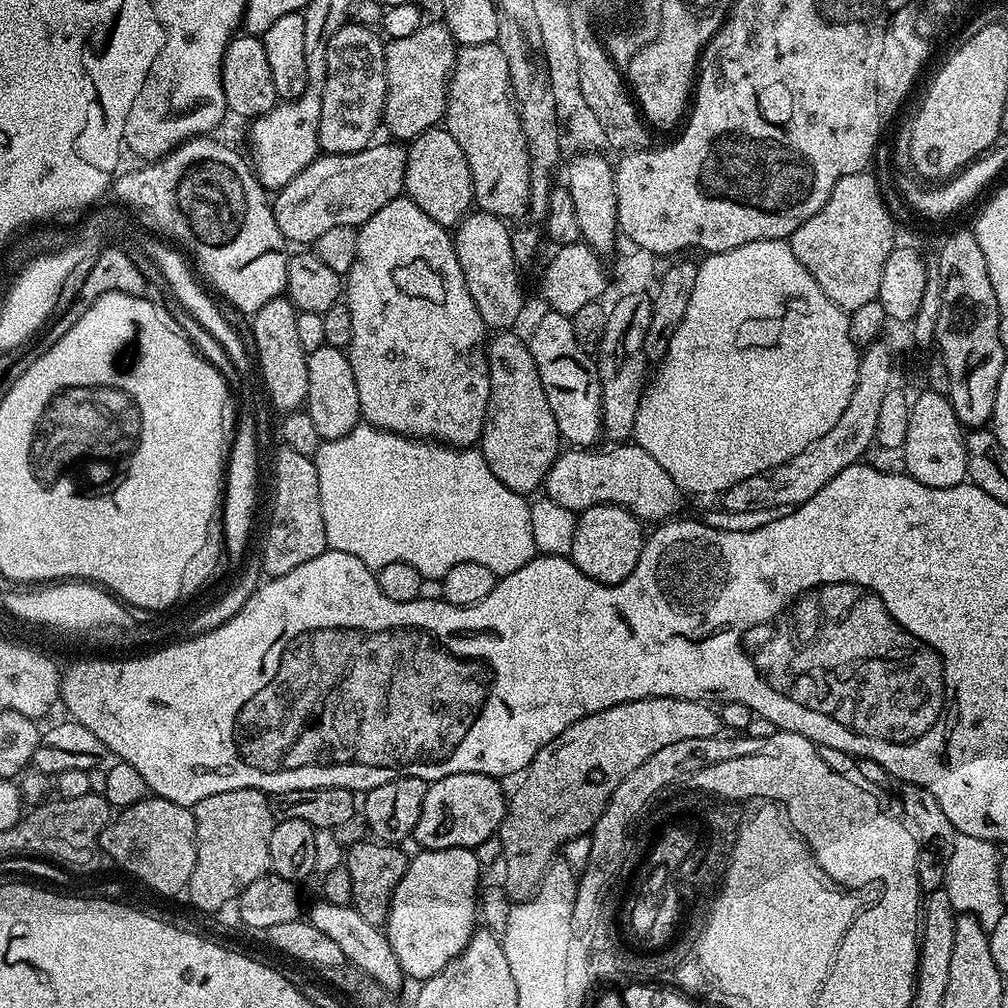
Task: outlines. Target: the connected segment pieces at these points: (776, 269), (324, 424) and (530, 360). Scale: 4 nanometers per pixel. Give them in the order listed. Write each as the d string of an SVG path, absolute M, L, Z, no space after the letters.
M759 240L746 242L746 246L731 248L725 252L714 252L699 261L697 277L693 293L690 294L689 306L680 325L673 330L669 338L668 352L659 361L656 381L649 383L644 389L644 397L638 406L638 418L634 433L635 443L655 458L658 466L674 478L674 482L685 494L697 492L700 496L708 496L711 492L722 494L734 482L742 482L742 478L750 478L754 474L762 474L790 458L794 454L802 454L810 442L822 438L838 418L847 410L850 394L854 394L854 386L858 382L858 366L860 365L861 349L852 340L850 334L849 313L844 312L837 304L830 302L826 294L822 294L822 286L814 282L814 278L794 258L794 250L788 240Z
M323 344L318 350L308 353L308 398L306 410L318 429L321 441L337 440L348 436L361 423L358 402L358 382L354 382L354 370L343 348Z
M500 330L496 336L487 341L488 369L490 370L490 398L484 419L484 430L480 436L479 448L490 466L491 473L504 486L509 486L520 495L529 495L543 485L550 466L562 450L562 441L558 422L554 422L554 410L550 410L550 402L546 398L546 390L542 390L542 378L538 378L538 366L534 366L534 358L528 349L527 339L519 336L516 330Z

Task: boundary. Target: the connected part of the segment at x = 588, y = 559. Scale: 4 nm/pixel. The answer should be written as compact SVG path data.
M617 504L594 506L576 517L570 559L578 566L578 570L582 570L582 574L594 578L599 584L620 584L627 580L634 566L638 566L638 558L646 539L646 532L640 528L643 528L641 521Z

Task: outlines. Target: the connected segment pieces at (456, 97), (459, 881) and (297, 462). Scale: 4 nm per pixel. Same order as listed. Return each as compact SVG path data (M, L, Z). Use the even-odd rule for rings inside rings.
M465 44L457 51L442 124L454 134L458 146L462 146L462 154L466 154L475 207L505 222L523 217L532 193L532 167L508 83L506 54L502 54L499 44Z
M447 848L446 850L434 850L433 852L420 850L417 851L417 853L417 856L413 855L411 859L409 859L406 872L402 874L402 878L398 882L398 886L392 895L390 910L388 911L388 918L386 921L386 935L390 942L390 946L394 950L394 958L398 958L398 962L402 966L405 977L412 979L413 976L416 982L423 982L434 974L438 974L438 970L445 968L458 954L462 954L462 950L470 942L472 933L476 931L478 927L478 887L476 888L476 883L480 880L482 867L475 858L475 854L471 848Z
M277 447L276 493L272 496L272 521L268 524L268 537L264 540L263 571L269 577L290 574L302 562L318 558L327 552L328 539L322 518L322 502L318 490L318 470L313 457L298 454L293 448Z

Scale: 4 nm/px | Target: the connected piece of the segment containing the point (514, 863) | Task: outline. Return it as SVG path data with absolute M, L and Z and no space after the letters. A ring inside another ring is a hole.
M651 696L622 702L618 706L590 714L562 730L562 734L554 738L554 742L546 742L546 746L542 746L542 750L534 754L526 767L506 777L506 784L510 789L507 797L508 813L504 815L498 833L503 848L504 893L513 902L528 899L548 873L554 860L552 855L555 852L557 855L570 838L591 833L598 818L611 802L614 790L618 790L618 782L622 782L622 778L626 778L630 770L638 770L638 766L642 766L642 762L646 762L650 754L658 754L662 746L671 746L673 742L682 742L685 738L710 738L721 735L721 732L720 714L715 707L699 700L669 696Z

